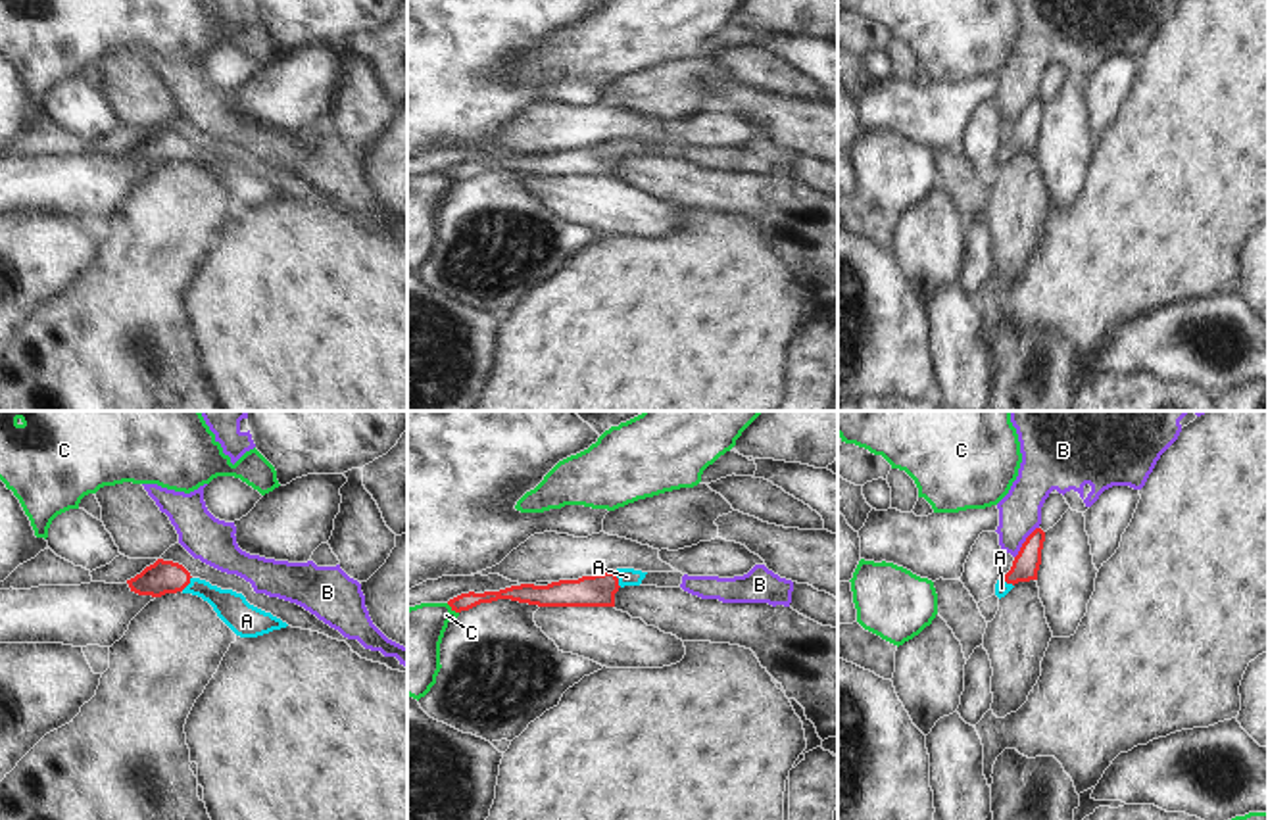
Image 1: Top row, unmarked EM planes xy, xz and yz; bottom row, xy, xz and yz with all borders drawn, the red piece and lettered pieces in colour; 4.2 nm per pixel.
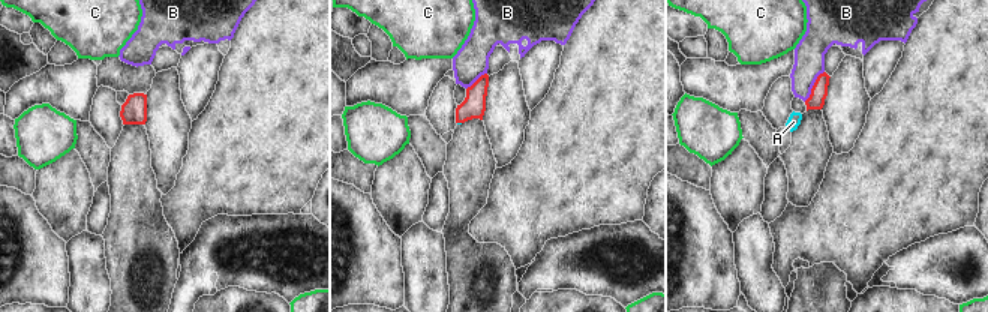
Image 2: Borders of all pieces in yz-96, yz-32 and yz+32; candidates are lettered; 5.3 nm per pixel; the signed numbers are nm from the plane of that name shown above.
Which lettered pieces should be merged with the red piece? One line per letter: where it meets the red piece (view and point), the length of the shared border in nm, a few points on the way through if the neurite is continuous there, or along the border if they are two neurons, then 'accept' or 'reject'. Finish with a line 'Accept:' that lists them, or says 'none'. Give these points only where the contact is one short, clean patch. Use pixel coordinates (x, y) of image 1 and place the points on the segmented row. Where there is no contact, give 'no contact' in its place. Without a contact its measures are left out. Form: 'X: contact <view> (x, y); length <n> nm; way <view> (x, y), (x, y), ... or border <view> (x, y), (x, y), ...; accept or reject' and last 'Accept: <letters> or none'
A: contact xz (617, 578); length 80 nm; way xz (598, 590), (617, 578), (627, 577); accept
B: contact yz (1024, 542); length 170 nm; border yz (1038, 527), (1015, 557); reject
C: contact xz (452, 607); length 70 nm; border xz (446, 603), (458, 613); reject
Accept: A

